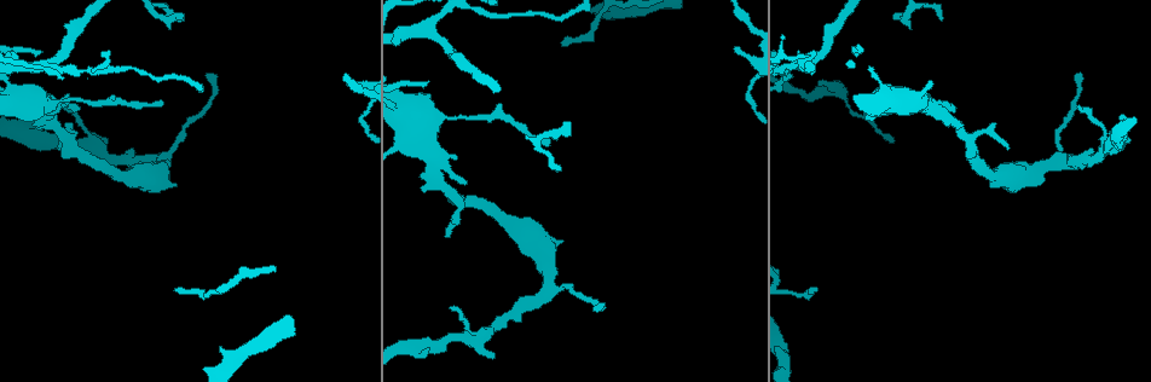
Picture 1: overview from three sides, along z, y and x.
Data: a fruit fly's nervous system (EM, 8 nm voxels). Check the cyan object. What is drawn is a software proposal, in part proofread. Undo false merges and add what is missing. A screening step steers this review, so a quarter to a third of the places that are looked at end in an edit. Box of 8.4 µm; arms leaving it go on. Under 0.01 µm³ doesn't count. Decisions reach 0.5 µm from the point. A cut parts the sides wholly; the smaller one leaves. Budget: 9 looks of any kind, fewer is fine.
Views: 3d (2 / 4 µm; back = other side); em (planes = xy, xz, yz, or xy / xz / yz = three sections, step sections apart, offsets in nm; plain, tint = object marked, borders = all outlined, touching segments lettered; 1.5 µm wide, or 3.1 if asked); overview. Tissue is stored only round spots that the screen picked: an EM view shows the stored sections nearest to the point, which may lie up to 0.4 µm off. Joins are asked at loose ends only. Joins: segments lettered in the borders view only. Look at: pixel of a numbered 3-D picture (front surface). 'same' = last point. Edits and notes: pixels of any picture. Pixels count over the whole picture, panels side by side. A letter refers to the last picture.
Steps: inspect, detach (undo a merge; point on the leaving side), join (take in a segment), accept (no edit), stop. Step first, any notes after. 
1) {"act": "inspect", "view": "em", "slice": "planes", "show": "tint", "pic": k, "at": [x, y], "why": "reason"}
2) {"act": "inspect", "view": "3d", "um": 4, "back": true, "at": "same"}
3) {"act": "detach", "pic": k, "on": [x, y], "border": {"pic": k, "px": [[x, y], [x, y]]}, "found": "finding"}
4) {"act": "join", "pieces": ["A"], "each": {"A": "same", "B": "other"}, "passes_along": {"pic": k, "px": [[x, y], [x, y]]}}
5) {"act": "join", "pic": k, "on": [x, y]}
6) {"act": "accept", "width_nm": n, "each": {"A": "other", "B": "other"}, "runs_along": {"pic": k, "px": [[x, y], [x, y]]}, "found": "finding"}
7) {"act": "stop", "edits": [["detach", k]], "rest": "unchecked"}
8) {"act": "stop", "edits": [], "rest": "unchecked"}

{"act": "inspect", "view": "em", "slice": "planes", "show": "borders", "pic": 1, "at": [592, 309], "why": "free end"}

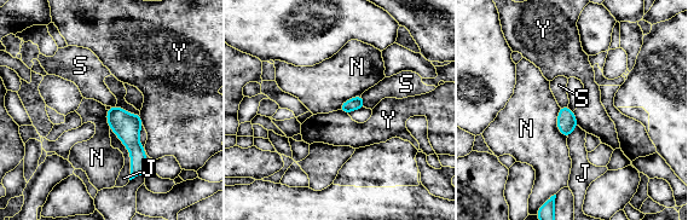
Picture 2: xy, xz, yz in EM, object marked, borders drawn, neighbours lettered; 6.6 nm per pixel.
{"act": "accept", "each": {"J": "other", "N": "other", "S": "other", "Y": "other"}, "border": {"pic": 2, "px": [[572, 111], [578, 125]]}, "found": "none of them fits"}

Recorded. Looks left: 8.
{"act": "inspect", "view": "3d", "um": 2, "pic": 1, "at": [458, 115], "why": "a narrow waist"}

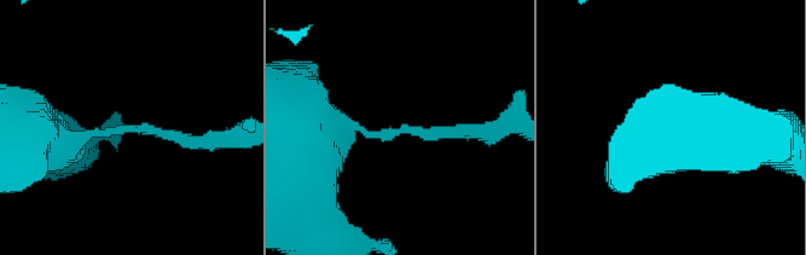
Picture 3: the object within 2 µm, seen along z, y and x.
{"act": "inspect", "view": "em", "slice": "planes", "show": "tint", "pic": 3, "at": [128, 130]}

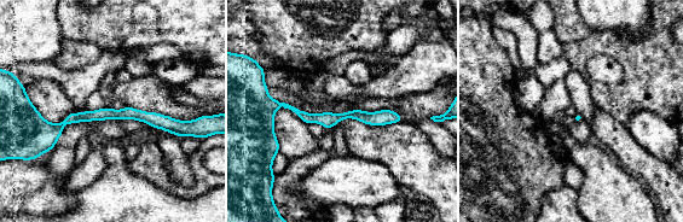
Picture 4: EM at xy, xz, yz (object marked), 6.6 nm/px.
{"act": "inspect", "view": "em", "slice": "planes", "show": "borders", "at": "same", "why": "see the neighbours"}

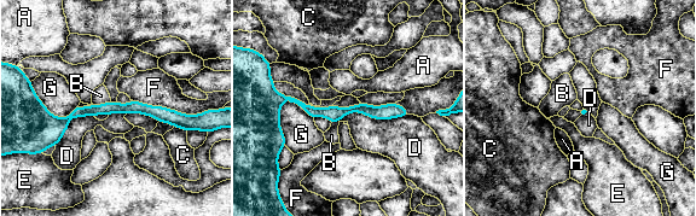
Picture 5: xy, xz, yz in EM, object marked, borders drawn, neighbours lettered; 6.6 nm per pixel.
{"act": "accept", "width_nm": 80, "longest_contact_nm": ["D", 480], "each": {"A": "other", "B": "other", "C": "other", "D": "other", "E": "other", "F": "other", "G": "other"}, "found": "all the same neuron"}

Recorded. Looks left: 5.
{"act": "inspect", "view": "em", "slice": "xz", "step": 4, "show": "tint", "pic": 1, "at": [548, 144], "why": "branch stops here"}

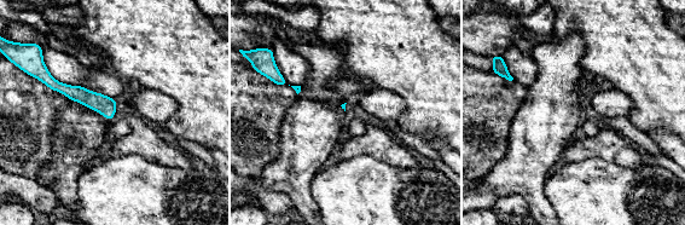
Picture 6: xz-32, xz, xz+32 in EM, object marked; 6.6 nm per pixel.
{"act": "inspect", "view": "em", "slice": "planes", "show": "borders", "at": "same", "why": "cut it another way"}

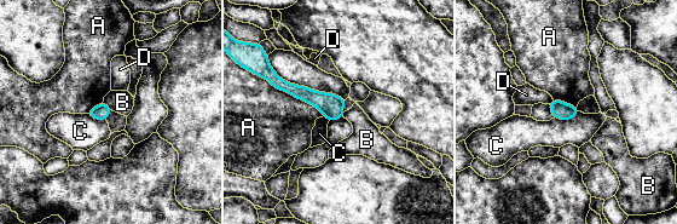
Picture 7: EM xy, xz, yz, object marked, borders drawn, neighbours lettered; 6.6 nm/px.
{"act": "accept", "each": {"A": "other", "B": "other", "C": "other", "D": "other"}, "runs_along": {"pic": 7, "px": [[275, 80], [328, 103], [340, 114]]}, "found": "no lettered segment goes on from it"}

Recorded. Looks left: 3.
{"act": "inspect", "view": "em", "slice": "planes", "show": "plain", "pic": 1, "at": [736, 50], "why": "branch stops here"}

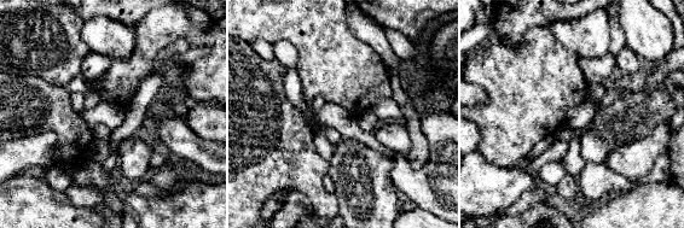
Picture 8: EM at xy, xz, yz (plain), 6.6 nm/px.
{"act": "inspect", "view": "em", "slice": "planes", "show": "borders", "at": "same", "why": "see the neighbours"}

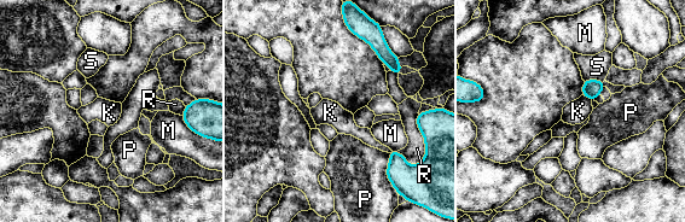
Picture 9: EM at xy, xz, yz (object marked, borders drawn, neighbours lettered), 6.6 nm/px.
{"act": "accept", "each": {"K": "other", "M": "other", "P": "other", "R": "other", "S": "other"}, "border": {"pic": 9, "px": [[582, 94], [591, 100]]}, "found": "no lettered segment goes on from it"}

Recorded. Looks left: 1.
{"act": "stop", "edits": [], "rest": "unchecked"}

